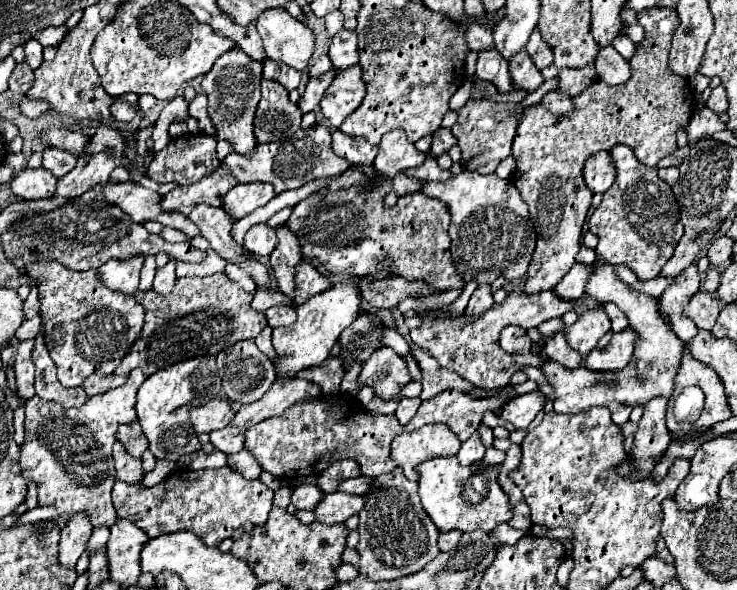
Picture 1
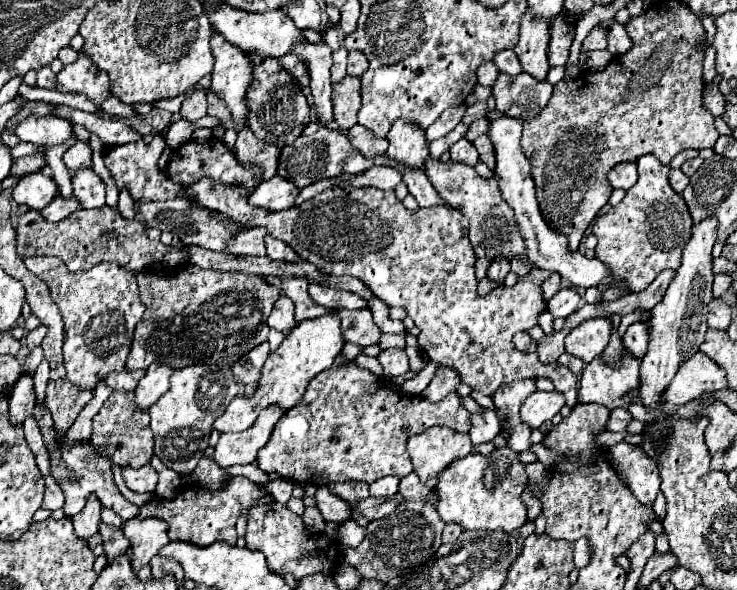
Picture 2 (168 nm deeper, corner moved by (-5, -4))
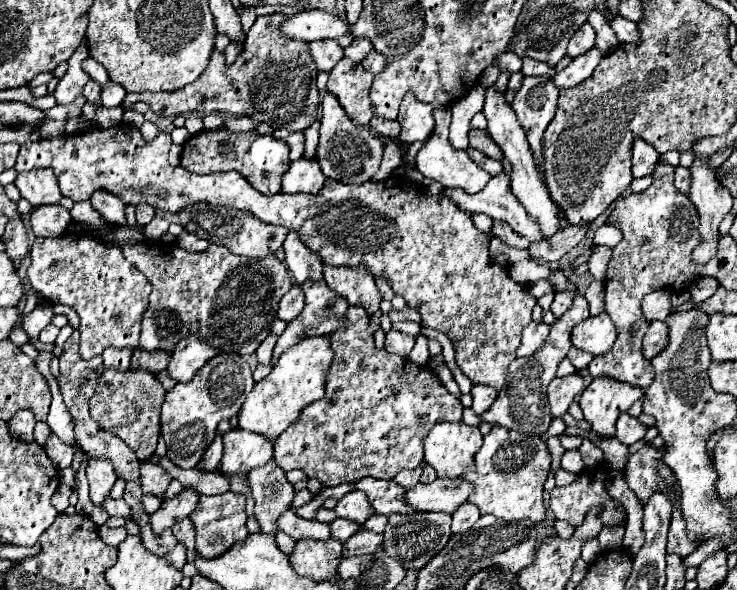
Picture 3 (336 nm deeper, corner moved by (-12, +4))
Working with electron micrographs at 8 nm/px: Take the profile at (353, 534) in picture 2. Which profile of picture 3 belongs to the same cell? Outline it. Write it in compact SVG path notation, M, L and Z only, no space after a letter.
M370 516L366 518L366 522L360 524L364 530L370 530L370 532L382 532L384 526L386 526L386 518L384 516Z

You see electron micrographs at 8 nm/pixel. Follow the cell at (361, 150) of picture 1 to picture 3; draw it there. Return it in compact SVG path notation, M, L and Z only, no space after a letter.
M374 116L372 120L370 120L370 128L376 132L376 134L380 134L380 136L386 136L386 138L396 138L398 134L400 134L400 124L394 120L384 120L384 118L378 118L378 116Z

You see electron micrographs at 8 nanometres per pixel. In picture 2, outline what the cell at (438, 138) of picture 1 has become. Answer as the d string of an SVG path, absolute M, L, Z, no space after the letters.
M461 138L459 142L455 142L451 148L451 160L453 162L461 162L461 164L467 164L467 166L475 166L479 164L479 156L477 156L477 150L473 148L473 144L469 144L469 140Z

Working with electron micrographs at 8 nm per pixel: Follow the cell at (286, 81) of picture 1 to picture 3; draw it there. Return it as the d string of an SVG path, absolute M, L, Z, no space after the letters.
M318 40L318 42L310 42L308 46L318 72L330 72L344 56L336 40Z

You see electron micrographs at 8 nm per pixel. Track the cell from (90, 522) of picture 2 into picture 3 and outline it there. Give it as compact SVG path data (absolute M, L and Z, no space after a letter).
M90 458L88 468L86 468L86 476L88 476L88 484L90 484L92 504L102 506L112 490L112 484L116 482L116 474L114 474L112 464L108 460Z

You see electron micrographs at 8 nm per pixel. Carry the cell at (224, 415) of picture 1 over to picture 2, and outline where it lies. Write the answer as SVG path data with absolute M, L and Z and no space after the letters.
M337 314L313 318L301 322L297 328L293 328L283 344L269 354L263 370L261 370L261 380L253 392L251 398L245 396L235 396L231 404L227 406L225 414L219 416L213 424L215 430L219 432L243 432L251 428L259 416L259 412L267 406L277 406L283 412L291 410L303 400L303 394L307 390L307 384L325 368L329 368L335 360L335 356L343 348L343 336L341 336L341 320L337 320Z

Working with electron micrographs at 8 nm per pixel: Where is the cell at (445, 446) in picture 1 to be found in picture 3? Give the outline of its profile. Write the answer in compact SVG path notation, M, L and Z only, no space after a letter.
M438 422L422 440L422 444L424 460L436 470L438 478L458 478L474 470L474 454L482 446L482 434L476 426L468 426L464 422Z

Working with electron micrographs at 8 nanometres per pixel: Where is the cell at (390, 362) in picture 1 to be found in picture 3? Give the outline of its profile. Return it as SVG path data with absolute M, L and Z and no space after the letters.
M390 330L386 334L386 350L392 352L392 354L408 356L412 346L414 346L414 336L408 336L408 334L396 332L396 330Z

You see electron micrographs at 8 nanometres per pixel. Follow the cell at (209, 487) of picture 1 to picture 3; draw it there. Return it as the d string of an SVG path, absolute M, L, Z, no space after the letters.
M224 492L218 496L200 494L198 506L190 516L190 520L194 522L194 530L196 530L196 552L200 556L216 558L222 552L226 552L232 544L236 544L248 536L244 504L246 504L246 498L242 494L234 494L234 492Z

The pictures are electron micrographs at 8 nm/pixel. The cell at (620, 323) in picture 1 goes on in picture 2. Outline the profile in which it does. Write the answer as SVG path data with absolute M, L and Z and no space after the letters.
M635 322L627 328L625 336L623 336L625 348L633 358L643 358L647 352L647 342L649 342L649 328L641 322Z

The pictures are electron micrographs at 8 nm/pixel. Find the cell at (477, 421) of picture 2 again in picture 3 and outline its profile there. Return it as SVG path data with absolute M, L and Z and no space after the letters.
M474 384L474 388L472 388L472 398L474 398L472 410L474 410L474 414L482 416L494 404L496 396L498 396L498 392L494 388L482 386L482 384Z

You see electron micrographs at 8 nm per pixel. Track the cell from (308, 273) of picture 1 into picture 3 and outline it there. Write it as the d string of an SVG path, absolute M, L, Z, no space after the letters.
M324 266L324 280L328 288L346 298L350 304L362 306L370 316L380 306L380 292L374 284L374 278L364 268L332 268Z

